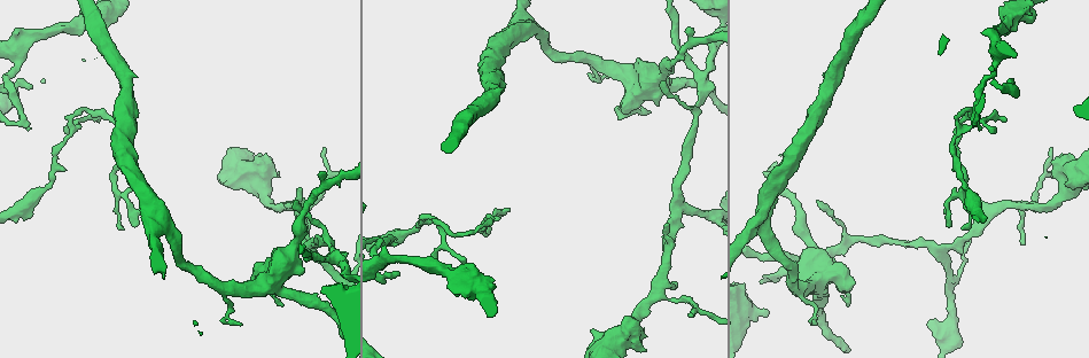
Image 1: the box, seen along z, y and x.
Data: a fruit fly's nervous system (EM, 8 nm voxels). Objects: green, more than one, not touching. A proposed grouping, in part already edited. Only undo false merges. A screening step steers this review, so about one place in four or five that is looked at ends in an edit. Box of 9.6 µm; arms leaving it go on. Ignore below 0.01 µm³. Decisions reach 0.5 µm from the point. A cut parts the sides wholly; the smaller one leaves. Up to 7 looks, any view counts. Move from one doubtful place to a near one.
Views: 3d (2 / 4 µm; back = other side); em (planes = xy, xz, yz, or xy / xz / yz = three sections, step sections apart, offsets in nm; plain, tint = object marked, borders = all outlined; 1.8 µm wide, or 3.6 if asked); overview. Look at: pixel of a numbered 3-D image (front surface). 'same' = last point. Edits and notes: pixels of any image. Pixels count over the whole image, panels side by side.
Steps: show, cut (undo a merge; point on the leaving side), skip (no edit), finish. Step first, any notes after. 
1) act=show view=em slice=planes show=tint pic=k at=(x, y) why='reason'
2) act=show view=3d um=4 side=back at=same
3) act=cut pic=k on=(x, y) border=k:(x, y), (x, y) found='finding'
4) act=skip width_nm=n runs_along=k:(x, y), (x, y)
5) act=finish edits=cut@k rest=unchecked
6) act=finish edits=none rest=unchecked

act=show view=em slice=planes show=borders pic=1 at=(333, 258) why='side arm on a straight run'

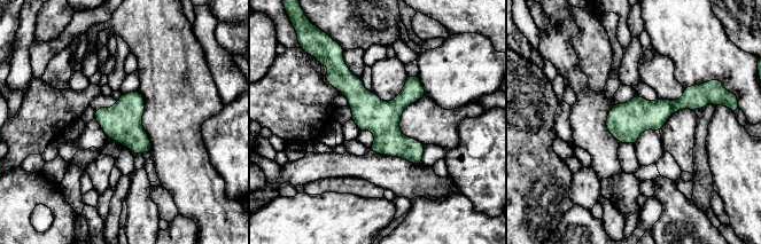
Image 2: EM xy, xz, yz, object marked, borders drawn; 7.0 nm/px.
act=skip runs_along=2:(342, 67), (342, 78), (418, 162) found='continuous, no second cell'

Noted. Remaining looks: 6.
act=show view=3d um=4 pic=1 at=(312, 249) why='three arms meet'

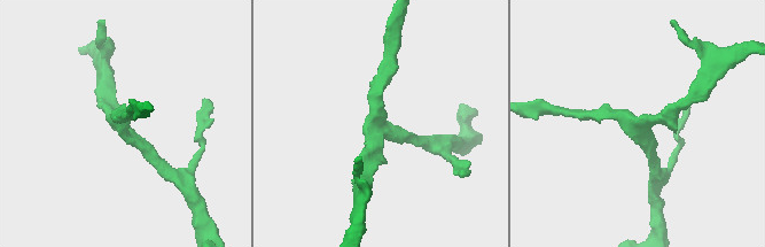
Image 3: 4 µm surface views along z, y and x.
act=show view=em um=3.6 slice=planes show=tint pic=3 at=(372, 131) arms=3 arm_widths_nm=200,200,200 why='now the EM'

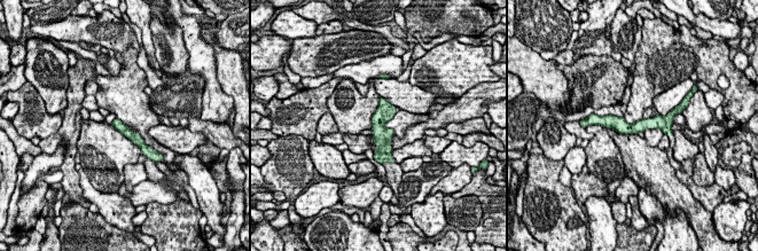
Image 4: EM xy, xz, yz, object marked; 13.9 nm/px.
act=skip runs_along=4:(603, 120), (667, 131) found='continuous, no second cell'

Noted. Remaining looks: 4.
act=show view=em slice=xz step=8 show=plain pic=1 at=(14, 123) why='sharp bend'

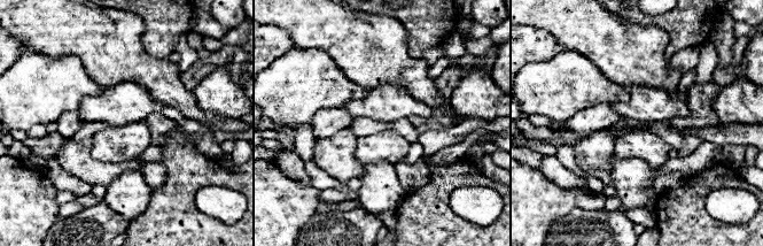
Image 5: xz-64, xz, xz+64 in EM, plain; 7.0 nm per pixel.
act=show view=em slice=xz step=8 show=tint at=same

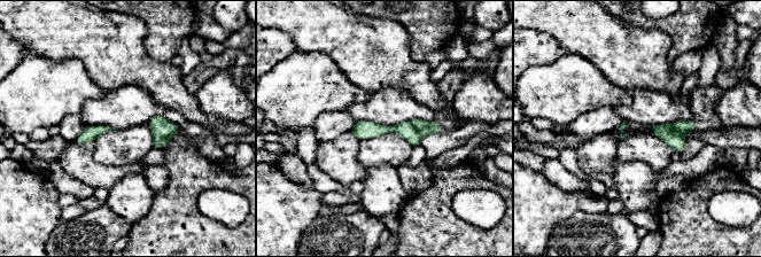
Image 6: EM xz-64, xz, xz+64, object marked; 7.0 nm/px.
act=cut pic=6 on=(424, 127) border=6:(410, 122), (422, 137) found='two cells meet here'

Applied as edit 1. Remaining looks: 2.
act=finish edits=cut@6 rest=unchecked

